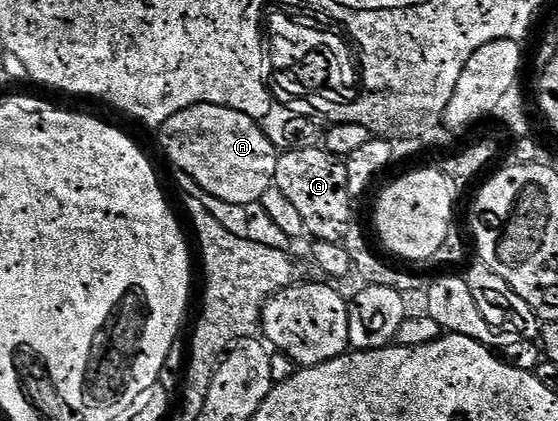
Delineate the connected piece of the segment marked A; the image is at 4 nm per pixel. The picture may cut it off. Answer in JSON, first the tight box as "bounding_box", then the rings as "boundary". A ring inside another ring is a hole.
{"bounding_box":[161,102,280,206],"boundary":[[[200,102],[198,106],[190,106],[177,112],[177,116],[173,116],[163,125],[161,134],[163,150],[171,157],[172,164],[177,169],[184,170],[200,186],[198,189],[202,193],[229,200],[229,204],[248,206],[258,202],[261,196],[265,196],[265,192],[274,183],[280,151],[275,150],[274,144],[271,143],[274,141],[256,119],[245,116],[233,108]]]}

